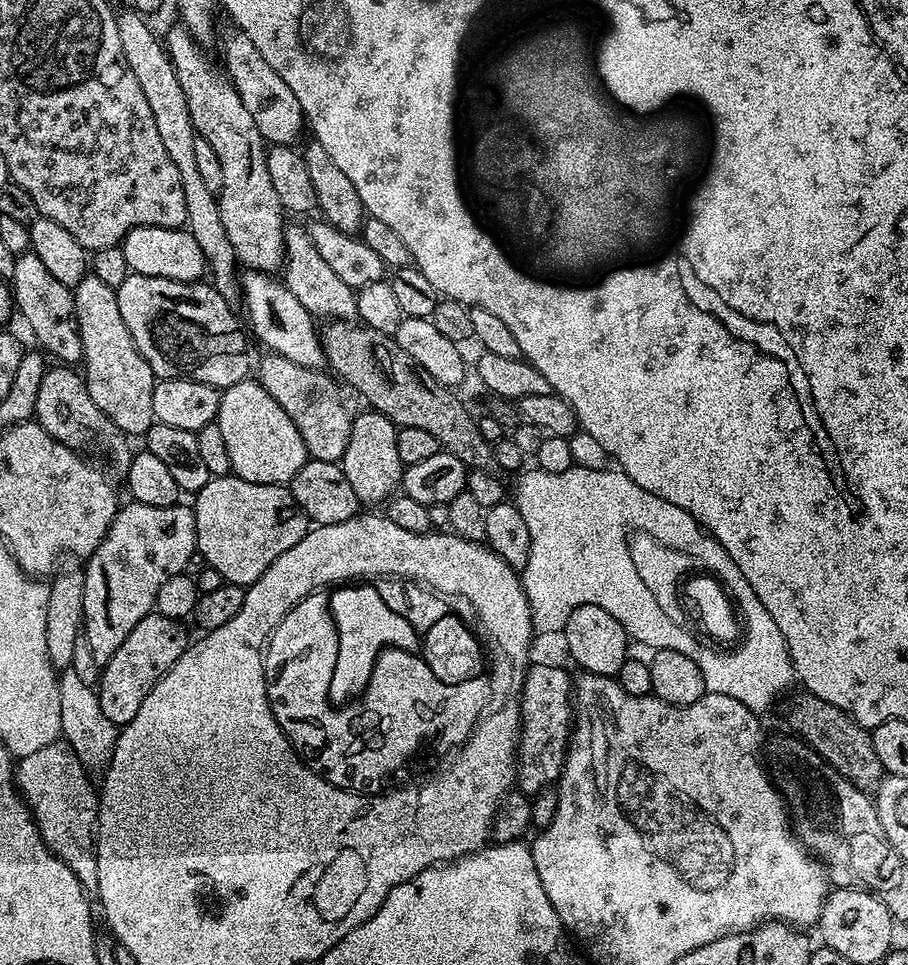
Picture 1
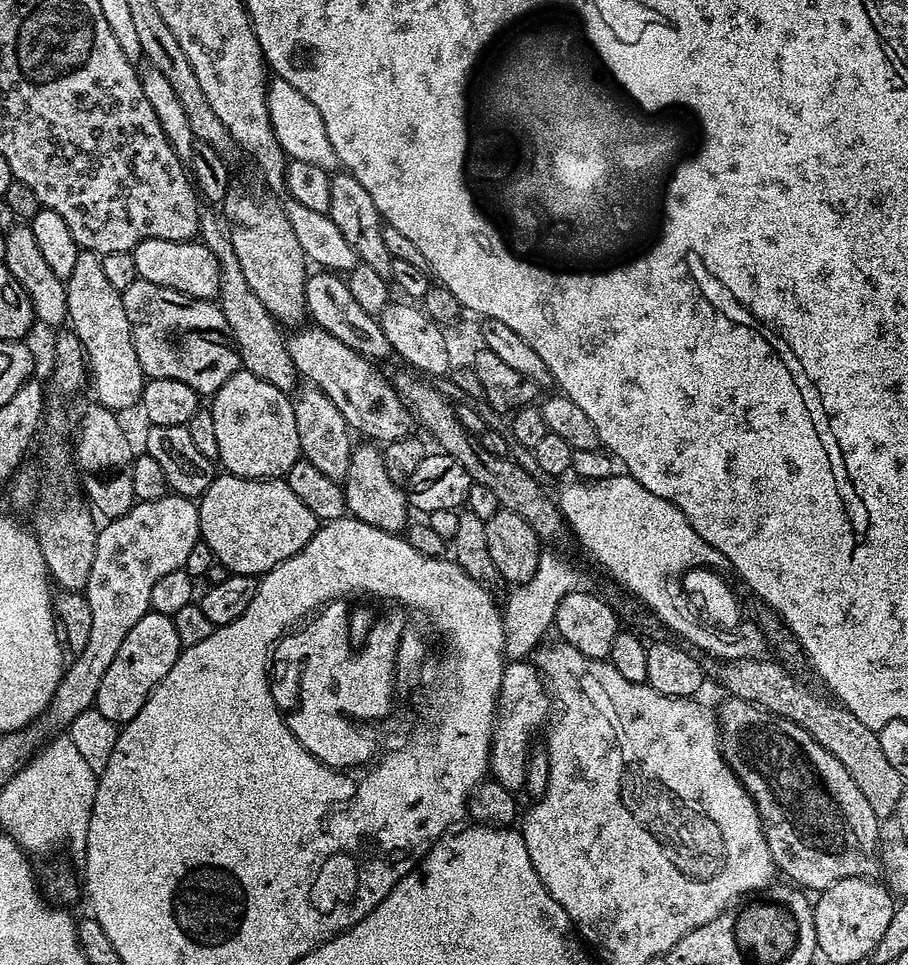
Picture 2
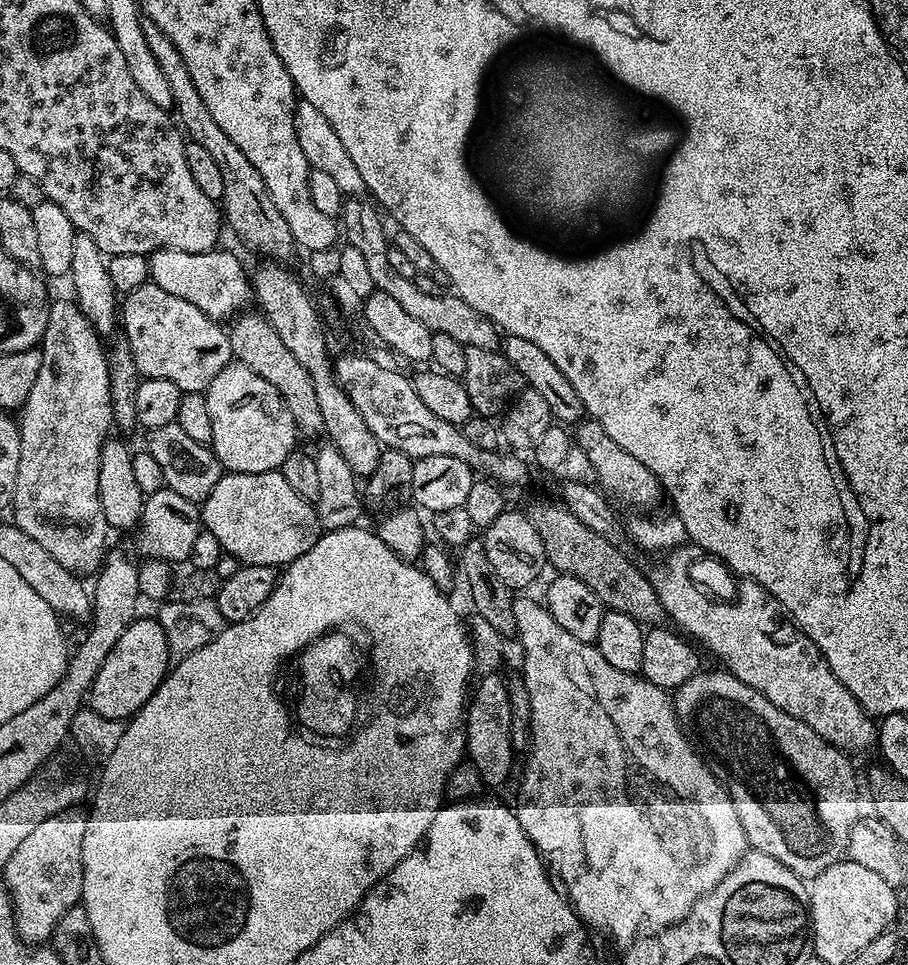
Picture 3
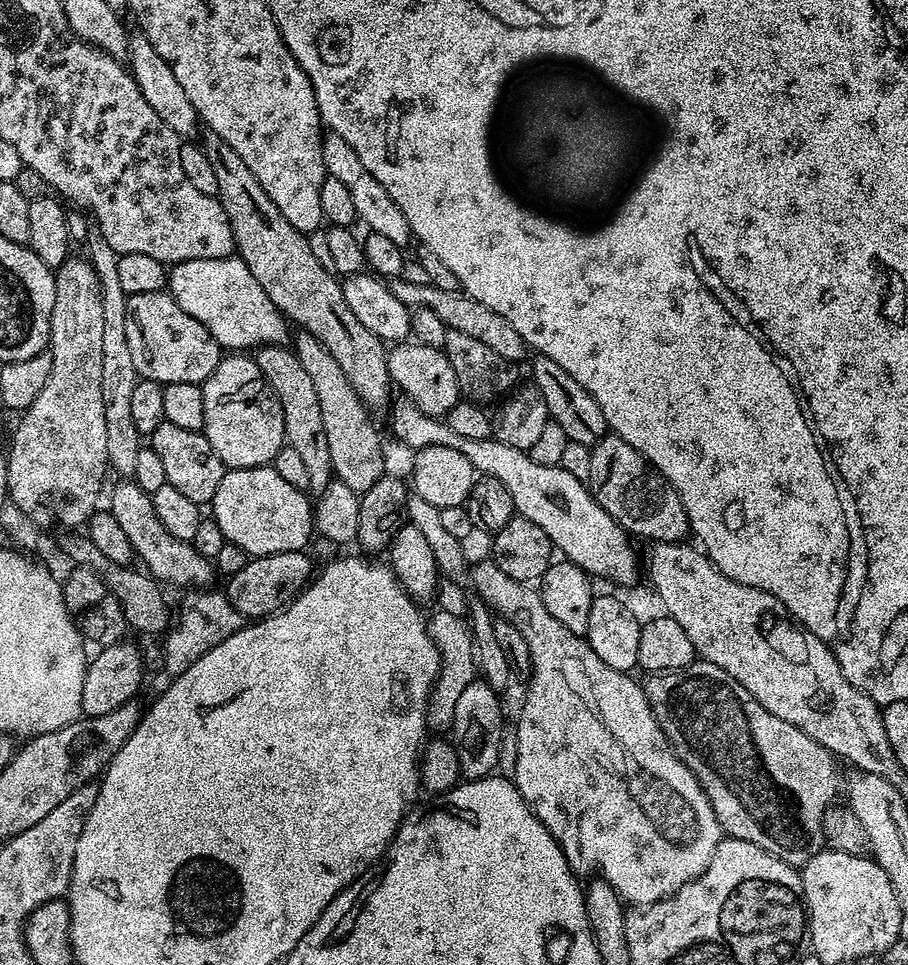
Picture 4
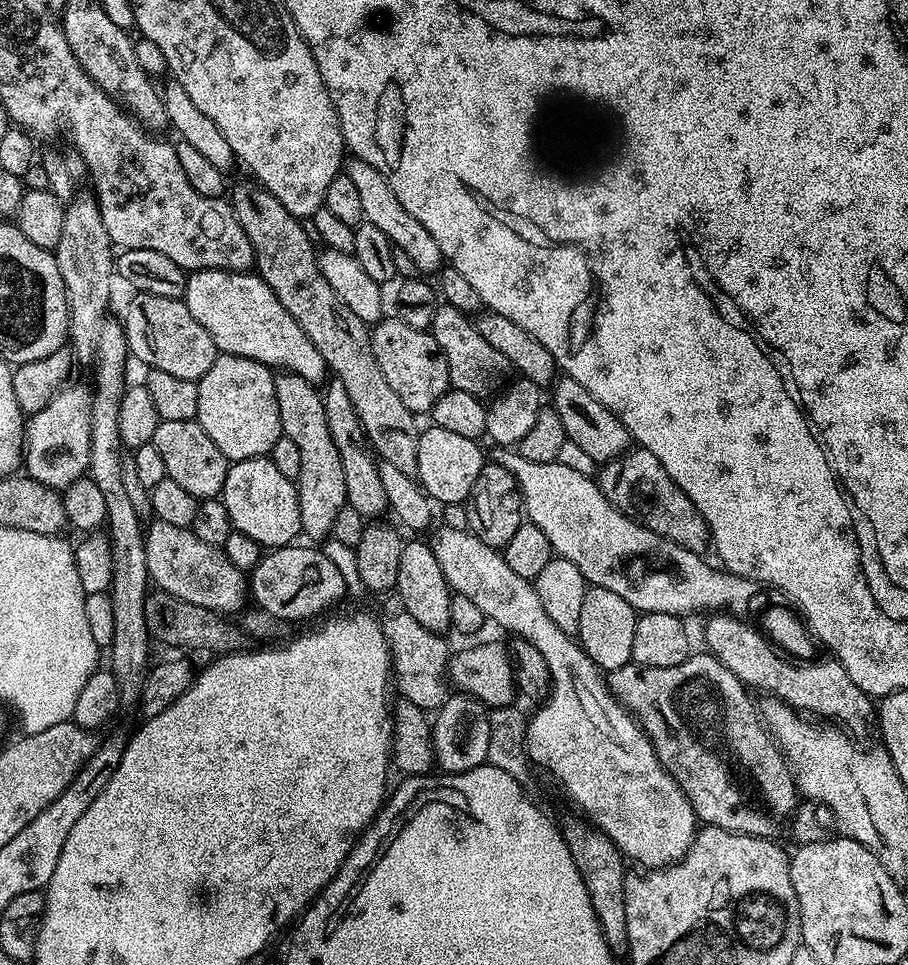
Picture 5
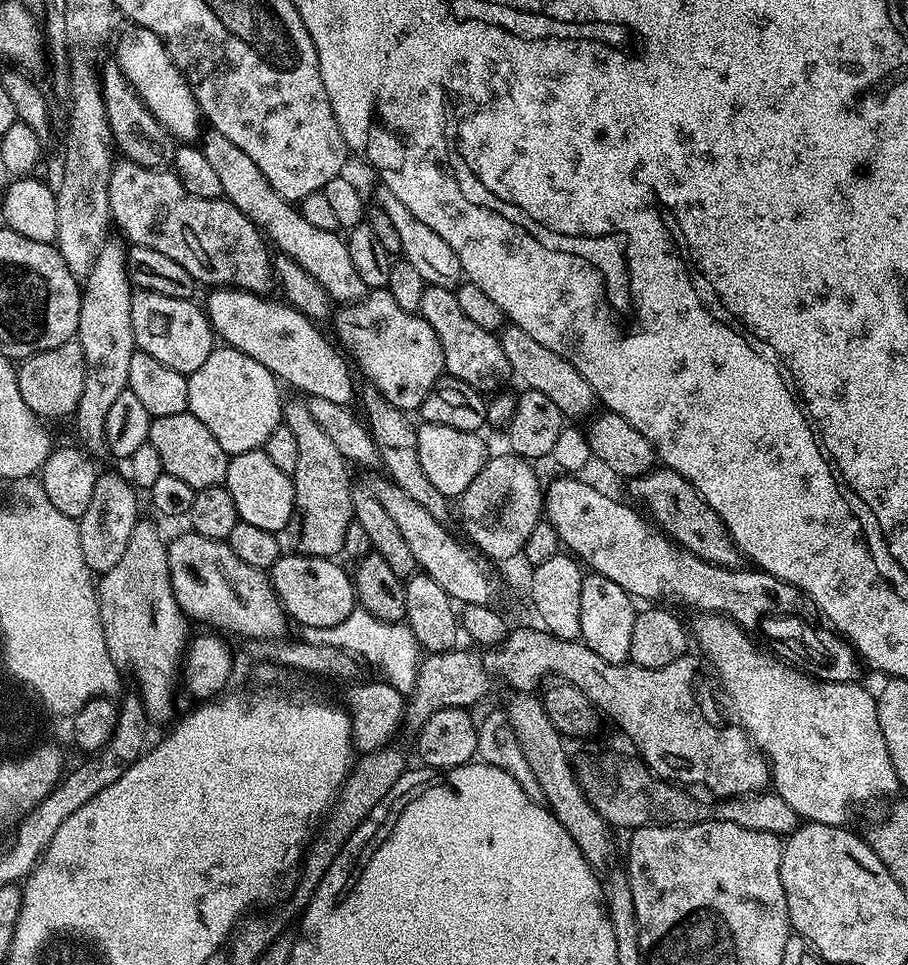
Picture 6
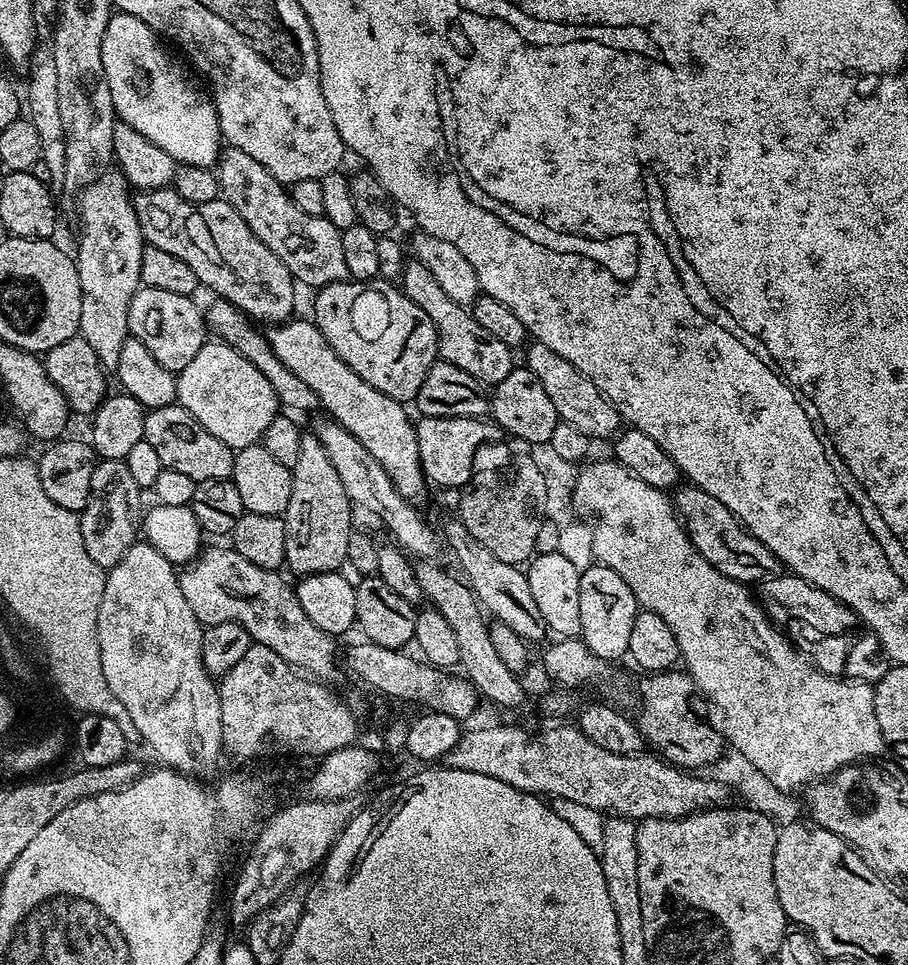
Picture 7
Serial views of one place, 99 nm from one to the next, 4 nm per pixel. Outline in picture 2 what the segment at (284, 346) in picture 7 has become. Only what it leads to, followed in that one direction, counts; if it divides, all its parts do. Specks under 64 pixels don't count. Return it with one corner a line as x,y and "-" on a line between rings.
146,238
138,242
138,246
134,246
131,253
139,279
166,286
170,290
178,290
194,300
212,300
220,295
218,258
203,242
170,242
166,238

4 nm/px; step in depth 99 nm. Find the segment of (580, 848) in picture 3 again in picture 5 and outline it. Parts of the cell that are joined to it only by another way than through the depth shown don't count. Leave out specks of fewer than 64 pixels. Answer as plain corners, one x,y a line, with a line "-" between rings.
440,528
436,537
431,537
430,543
434,558
438,558
438,566
442,566
442,574
453,593
470,598
470,602
482,610
484,617
491,623
493,620
498,627
513,632
513,637
538,646
542,658
546,658
546,666
550,666
552,688
548,692
548,698
537,707
540,709
536,713
528,716
528,732
524,735
524,744
528,748
529,761
537,769
545,768
560,783
561,790
585,812
581,813
608,835
618,846
621,855
631,863
633,860
640,864
636,866
644,870
677,864
692,849
696,840
696,811
692,808
690,798
686,798
682,786
674,782
672,775
658,760
658,754
640,727
640,721
621,706
619,698
609,688
602,669
584,653
584,649
569,633
554,626
550,614
546,614
546,609
538,599
535,583
516,574
507,565
501,549
482,542
475,531
463,532
460,528

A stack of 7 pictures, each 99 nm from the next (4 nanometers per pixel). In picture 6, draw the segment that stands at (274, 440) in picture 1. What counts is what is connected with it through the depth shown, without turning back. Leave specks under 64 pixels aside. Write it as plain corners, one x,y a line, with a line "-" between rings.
213,347
210,358
188,376
188,411
218,438
229,457
263,449
266,438
282,423
284,405
276,375
237,348

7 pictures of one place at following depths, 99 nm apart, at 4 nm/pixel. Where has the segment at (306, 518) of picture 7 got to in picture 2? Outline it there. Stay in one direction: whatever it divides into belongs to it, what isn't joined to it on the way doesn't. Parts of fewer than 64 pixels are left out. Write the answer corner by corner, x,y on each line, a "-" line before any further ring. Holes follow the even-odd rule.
208,210
201,211
199,239
218,258
220,267
220,295
218,303
222,314
226,314
226,322
230,322
232,337
240,355
243,371
254,374
286,393
293,391
298,373
290,358
288,341
281,325
277,324
271,314
262,306
258,294
250,290
246,277
242,275
242,265
238,262
238,254
234,254
234,246
228,237
228,228
219,215
-
217,216
217,217
216,217

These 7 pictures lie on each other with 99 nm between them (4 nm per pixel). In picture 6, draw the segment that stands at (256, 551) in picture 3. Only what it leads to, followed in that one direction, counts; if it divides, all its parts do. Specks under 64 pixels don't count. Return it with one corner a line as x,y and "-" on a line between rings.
263,450
243,452
231,457
226,470
223,487
228,489
230,498
234,498
234,506
241,520
250,522
250,526
259,526
262,530
283,533
284,527
292,524
294,510
294,490
289,473
278,470
270,458
266,458

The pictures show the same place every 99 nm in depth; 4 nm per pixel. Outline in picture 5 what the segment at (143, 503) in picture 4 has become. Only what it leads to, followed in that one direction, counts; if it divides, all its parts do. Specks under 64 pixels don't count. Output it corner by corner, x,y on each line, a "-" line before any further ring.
153,519
144,533
146,566
151,583
161,592
174,594
182,602
194,602
211,612
221,614
239,613
245,607
244,602
250,592
250,584
245,573
238,571
226,558
223,548
210,546
202,542
191,528
170,526
170,522

